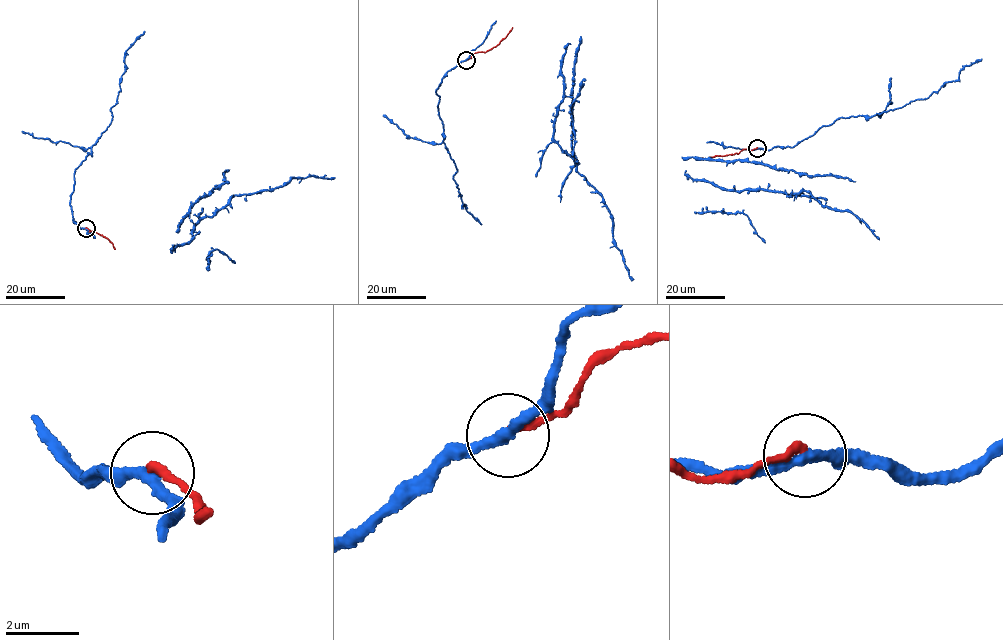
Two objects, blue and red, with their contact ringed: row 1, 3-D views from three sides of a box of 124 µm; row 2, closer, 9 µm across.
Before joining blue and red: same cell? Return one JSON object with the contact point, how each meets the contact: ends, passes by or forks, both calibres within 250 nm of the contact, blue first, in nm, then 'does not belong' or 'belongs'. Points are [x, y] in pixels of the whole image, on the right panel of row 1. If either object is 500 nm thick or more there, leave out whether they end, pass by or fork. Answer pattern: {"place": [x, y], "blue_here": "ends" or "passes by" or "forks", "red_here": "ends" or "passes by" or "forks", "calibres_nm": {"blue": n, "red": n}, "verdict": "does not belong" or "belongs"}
{"place": [757, 148], "blue_here": "passes by", "red_here": "ends", "calibres_nm": {"blue": 280, "red": 240}, "verdict": "does not belong"}

